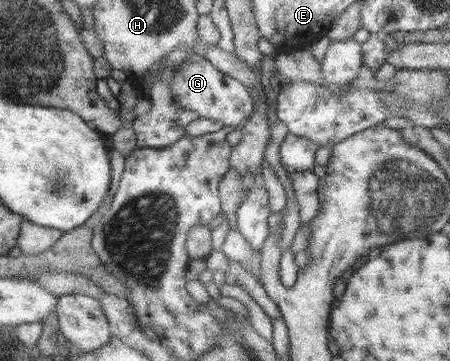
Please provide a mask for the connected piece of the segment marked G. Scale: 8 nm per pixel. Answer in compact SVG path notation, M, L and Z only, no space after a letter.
M187 51L186 56L183 60L183 62L178 66L181 67L181 70L175 71L175 75L173 75L173 81L171 81L171 90L175 92L175 96L177 96L177 100L174 100L174 98L171 98L173 101L178 101L181 106L183 106L185 109L189 109L191 111L196 111L201 118L209 118L213 120L219 120L219 122L223 122L225 126L237 126L238 128L242 128L246 121L250 119L250 117L253 115L255 102L253 100L253 96L251 96L251 90L249 90L249 87L243 83L243 81L237 80L237 77L233 77L229 75L229 73L221 71L221 69L218 69L216 65L214 65L211 61L208 61L205 57L201 55L197 55L197 53L193 53L192 51Z

